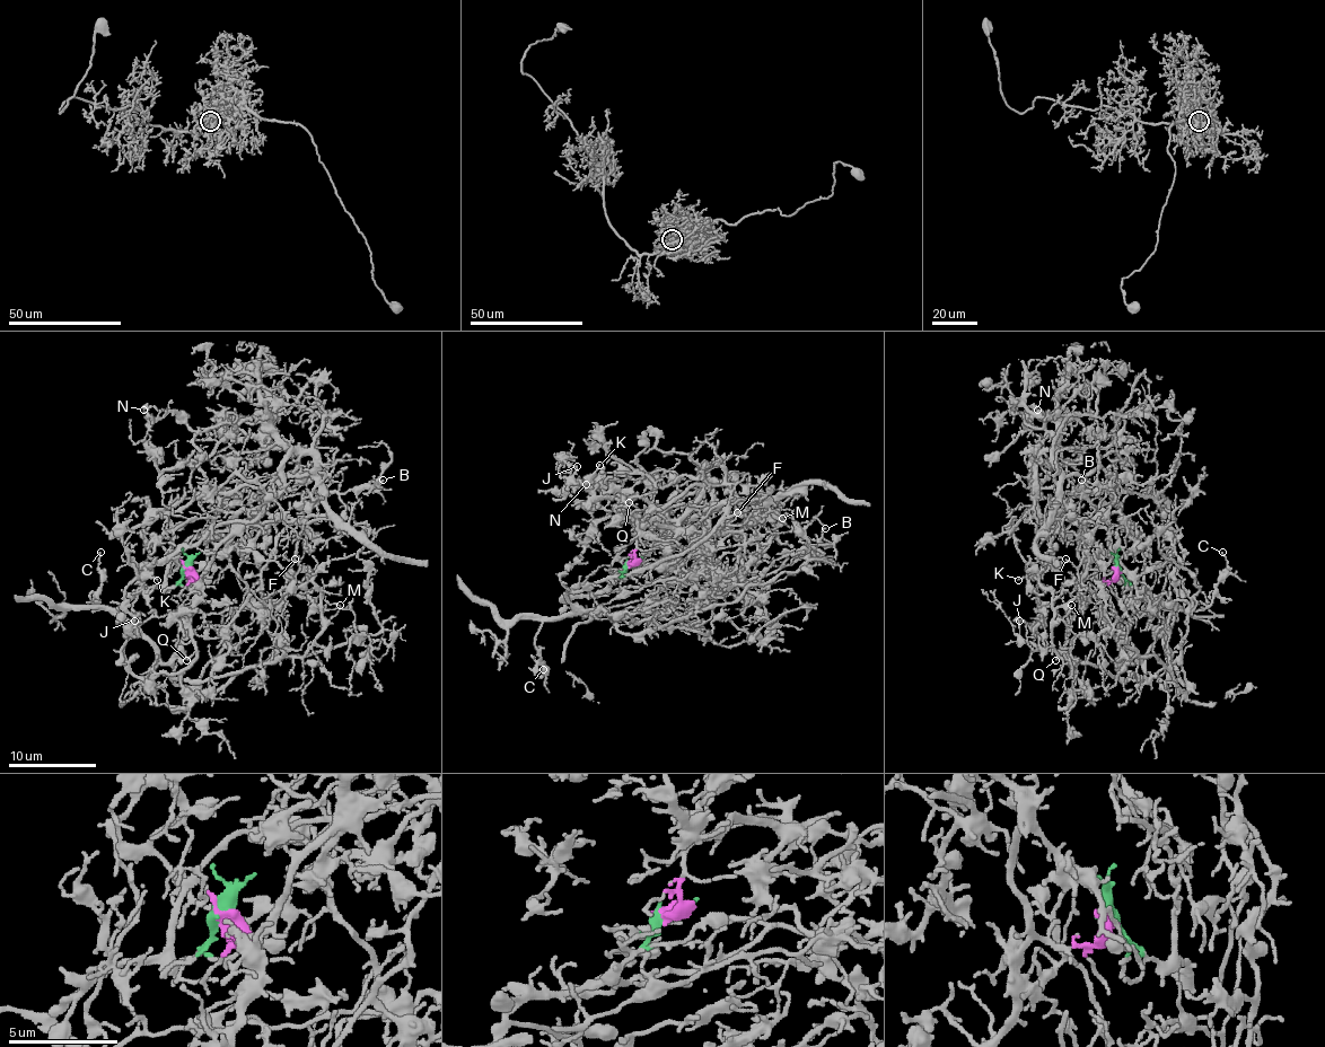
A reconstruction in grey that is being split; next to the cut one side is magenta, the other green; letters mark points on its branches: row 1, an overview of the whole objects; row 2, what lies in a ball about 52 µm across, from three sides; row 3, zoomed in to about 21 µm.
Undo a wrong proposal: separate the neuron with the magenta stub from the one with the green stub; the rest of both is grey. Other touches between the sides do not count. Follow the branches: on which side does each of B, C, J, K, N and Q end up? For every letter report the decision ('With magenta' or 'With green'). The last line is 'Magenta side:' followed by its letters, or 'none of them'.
B: With green
C: With green
J: With magenta
K: With magenta
N: With magenta
Q: With magenta
Magenta side: J, K, N, Q

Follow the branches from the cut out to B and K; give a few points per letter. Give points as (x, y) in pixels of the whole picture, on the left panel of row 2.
B: (186, 566), (173, 587), (133, 594), (121, 608), (163, 661), (186, 628), (212, 519), (237, 492), (384, 480)
K: (186, 566), (193, 582), (235, 529), (242, 512), (259, 517), (226, 521), (154, 562), (142, 573), (158, 580)

